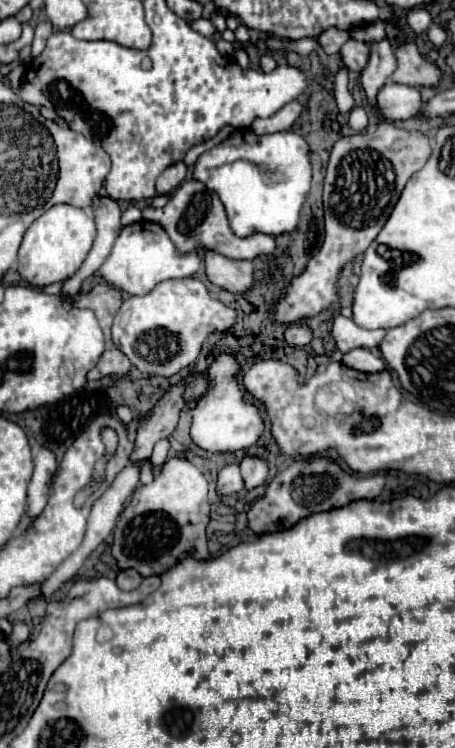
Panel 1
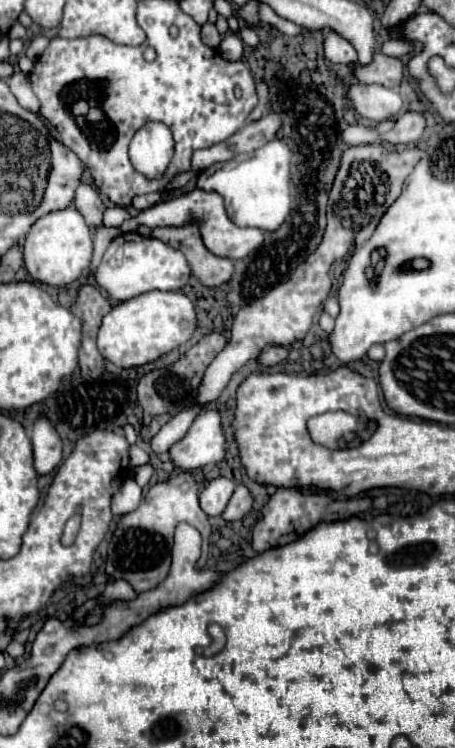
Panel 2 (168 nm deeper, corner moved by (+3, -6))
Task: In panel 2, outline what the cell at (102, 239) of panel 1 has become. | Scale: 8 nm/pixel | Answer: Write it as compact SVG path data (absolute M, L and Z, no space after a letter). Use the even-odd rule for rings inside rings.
M86 182L78 184L76 194L74 194L74 204L90 228L102 226L102 212L106 206L104 206L98 190L92 184L86 184Z

